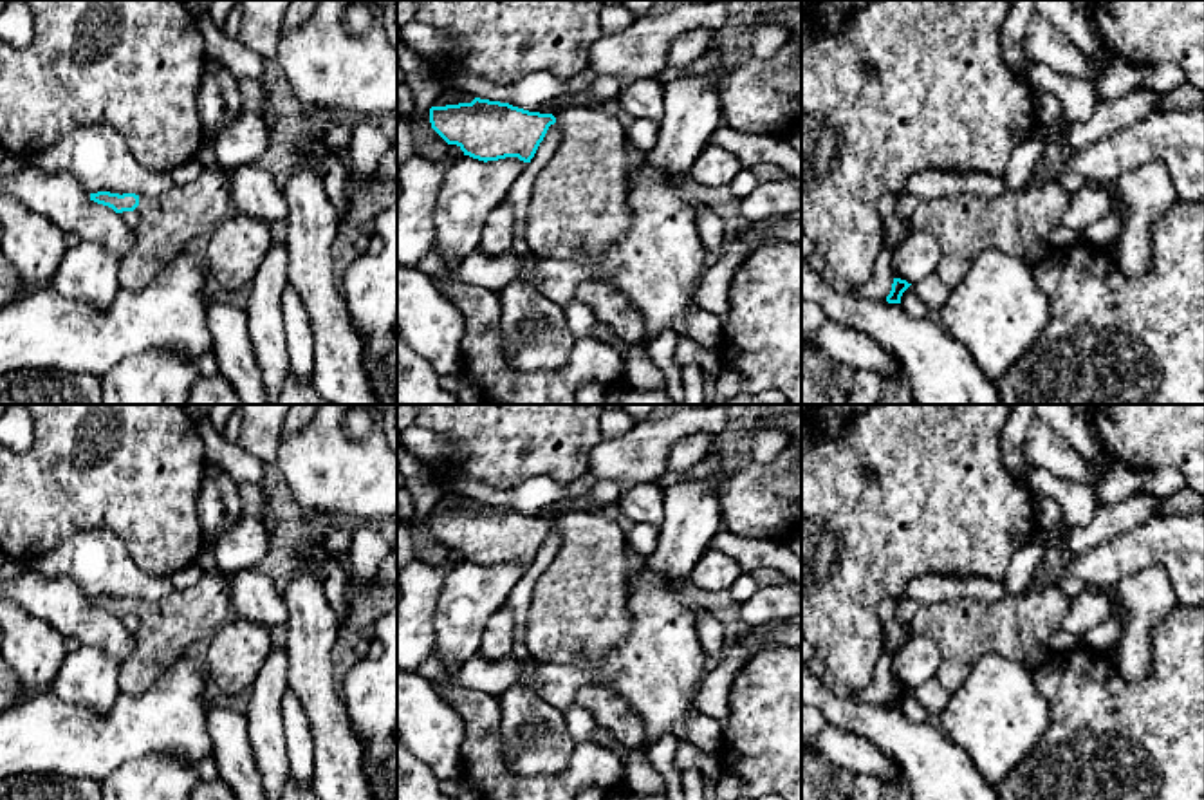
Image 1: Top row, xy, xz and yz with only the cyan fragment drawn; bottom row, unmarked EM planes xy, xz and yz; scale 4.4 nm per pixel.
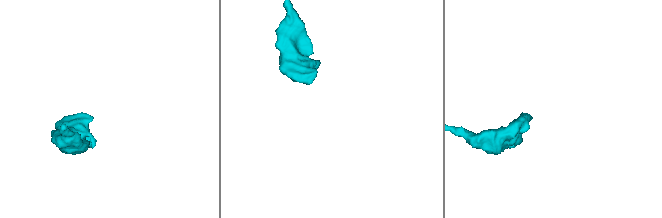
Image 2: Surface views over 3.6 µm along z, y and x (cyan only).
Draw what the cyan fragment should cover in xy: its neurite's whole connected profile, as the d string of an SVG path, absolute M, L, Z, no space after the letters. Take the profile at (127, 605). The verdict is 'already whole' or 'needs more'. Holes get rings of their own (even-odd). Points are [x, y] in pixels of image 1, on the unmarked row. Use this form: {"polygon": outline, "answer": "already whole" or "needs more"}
{"polygon": "M97 596L90 598L90 605L112 612L116 618L134 616L139 610L139 600L135 598Z", "answer": "already whole"}

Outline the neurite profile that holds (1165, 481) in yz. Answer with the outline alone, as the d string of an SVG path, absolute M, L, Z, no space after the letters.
M1157 468L1144 471L1144 493L1164 498L1186 488L1186 479L1177 468Z

